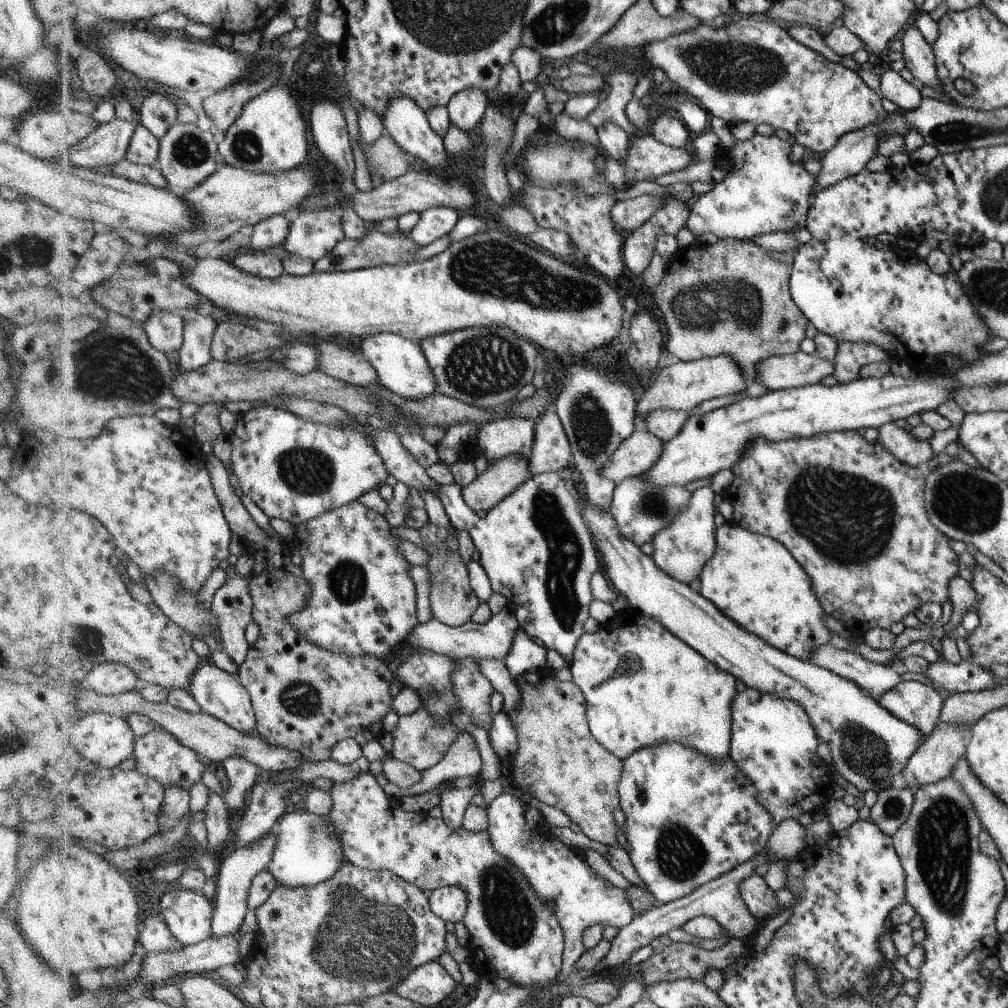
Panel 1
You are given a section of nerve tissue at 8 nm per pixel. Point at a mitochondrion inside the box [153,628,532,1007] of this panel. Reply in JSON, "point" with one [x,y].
{"point":[371,940]}

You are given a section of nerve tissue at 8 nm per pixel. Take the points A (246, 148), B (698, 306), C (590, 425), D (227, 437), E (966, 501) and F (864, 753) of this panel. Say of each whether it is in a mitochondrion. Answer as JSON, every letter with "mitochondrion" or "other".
{"A":"mitochondrion","B":"mitochondrion","C":"mitochondrion","D":"other","E":"mitochondrion","F":"mitochondrion"}

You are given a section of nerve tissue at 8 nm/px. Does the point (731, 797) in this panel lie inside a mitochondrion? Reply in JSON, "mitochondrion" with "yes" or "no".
{"mitochondrion":"no"}

